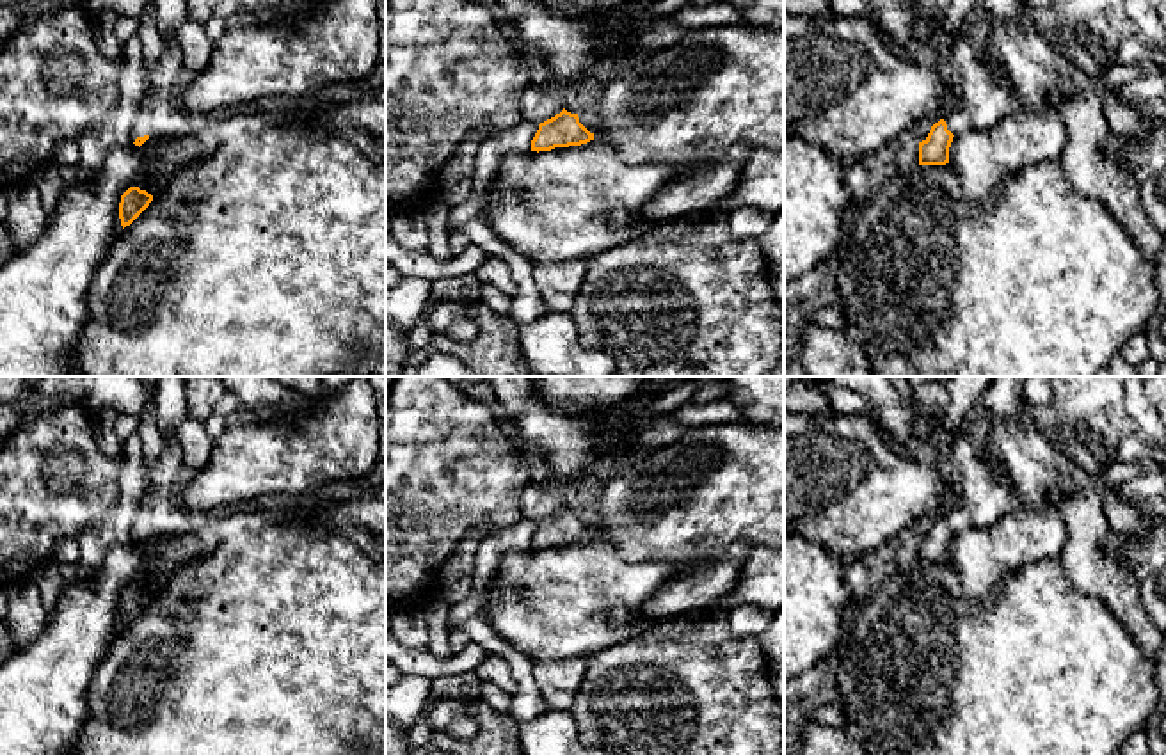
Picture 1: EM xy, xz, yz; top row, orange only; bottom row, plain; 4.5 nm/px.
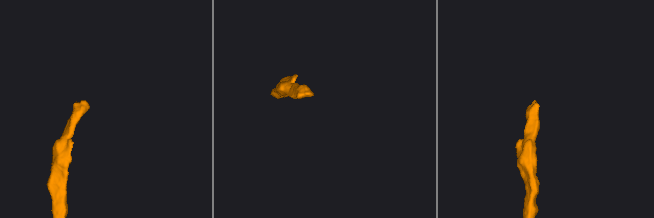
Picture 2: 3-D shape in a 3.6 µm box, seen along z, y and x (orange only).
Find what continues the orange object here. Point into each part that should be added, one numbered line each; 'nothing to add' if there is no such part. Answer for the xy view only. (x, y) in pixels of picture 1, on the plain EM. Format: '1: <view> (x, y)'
1: xy (160, 510)

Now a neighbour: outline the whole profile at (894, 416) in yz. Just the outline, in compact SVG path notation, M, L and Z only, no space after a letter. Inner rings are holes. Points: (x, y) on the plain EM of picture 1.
M818 377L816 387L835 385L857 393L876 409L878 421L898 444L930 444L942 432L942 419L931 417L922 407L905 405L889 377Z

